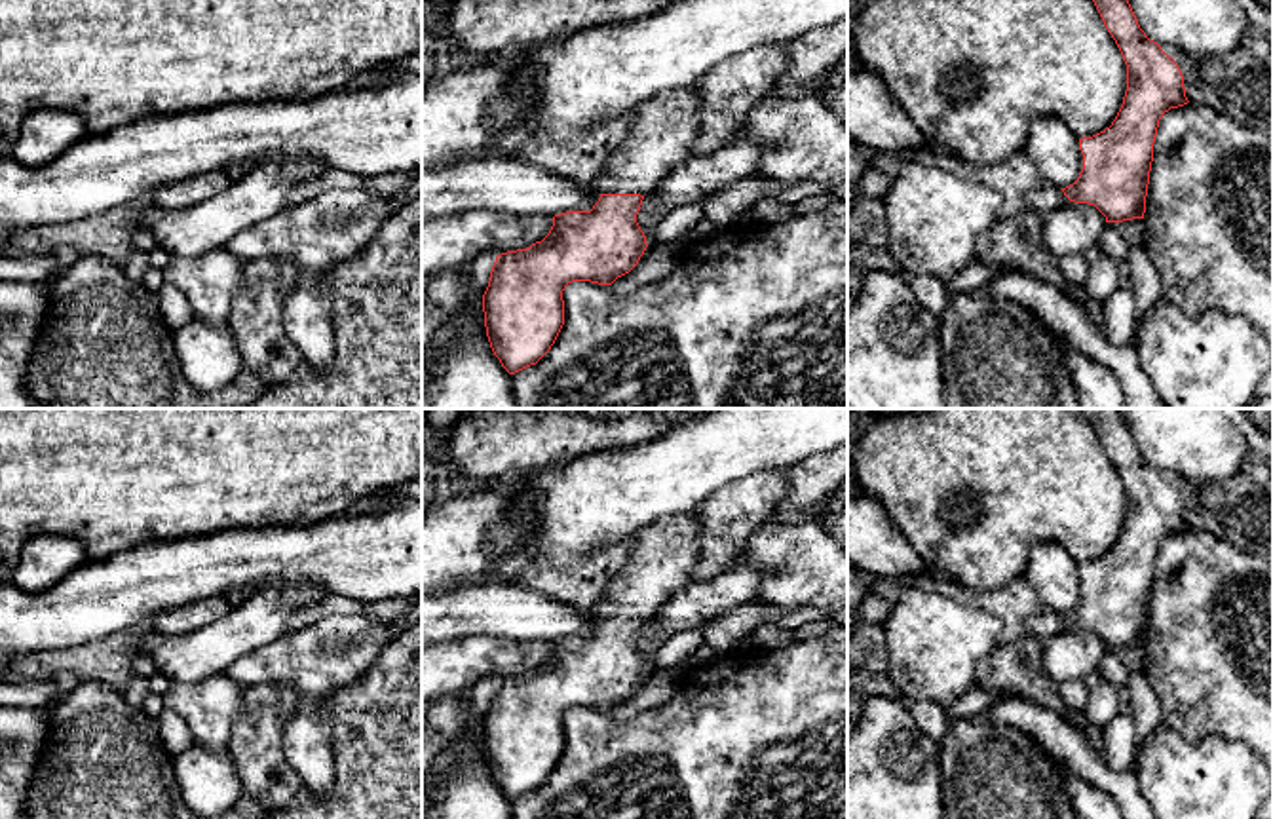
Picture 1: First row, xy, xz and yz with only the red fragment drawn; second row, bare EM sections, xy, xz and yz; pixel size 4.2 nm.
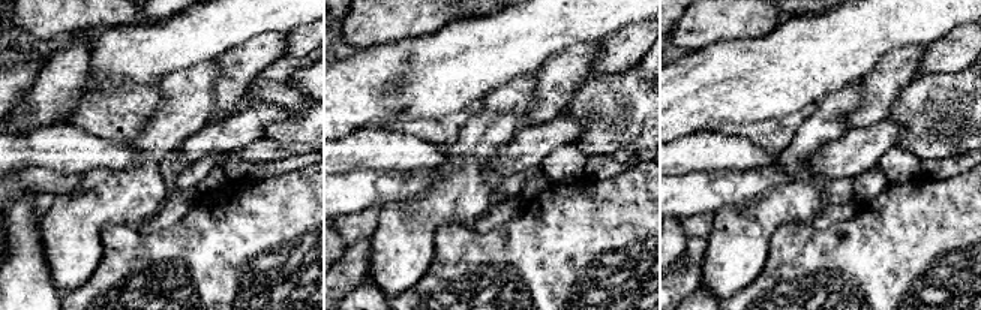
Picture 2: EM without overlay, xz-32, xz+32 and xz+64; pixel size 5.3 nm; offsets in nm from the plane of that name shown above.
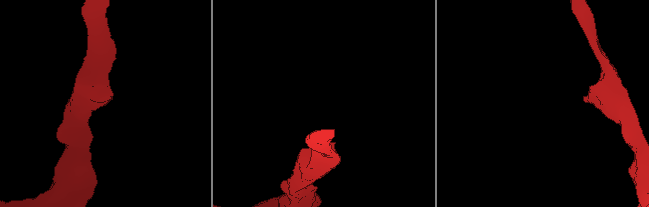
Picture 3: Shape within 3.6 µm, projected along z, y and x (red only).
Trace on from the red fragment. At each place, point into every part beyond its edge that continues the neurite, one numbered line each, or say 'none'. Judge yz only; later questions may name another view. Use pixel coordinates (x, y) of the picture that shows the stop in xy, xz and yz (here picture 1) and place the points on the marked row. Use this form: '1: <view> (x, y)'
1: yz (1047, 196)

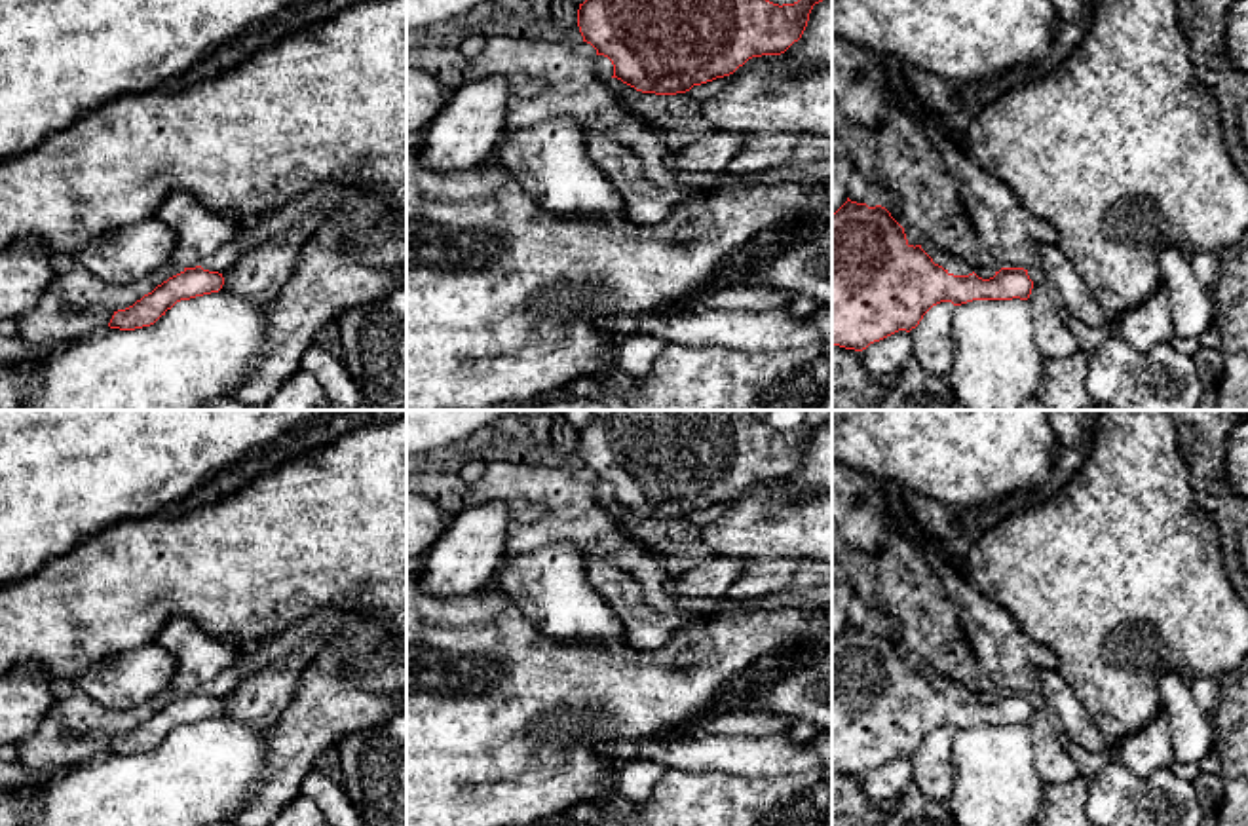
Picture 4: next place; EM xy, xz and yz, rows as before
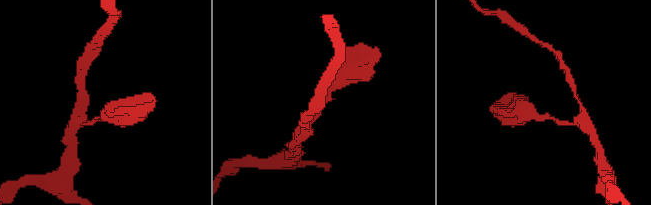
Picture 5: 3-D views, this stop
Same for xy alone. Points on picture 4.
none

